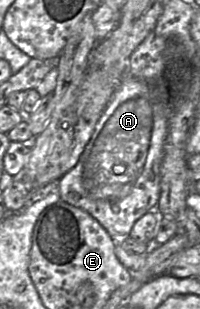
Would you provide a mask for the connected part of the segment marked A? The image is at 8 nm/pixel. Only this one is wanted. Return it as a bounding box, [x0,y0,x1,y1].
[58,63,168,241]

